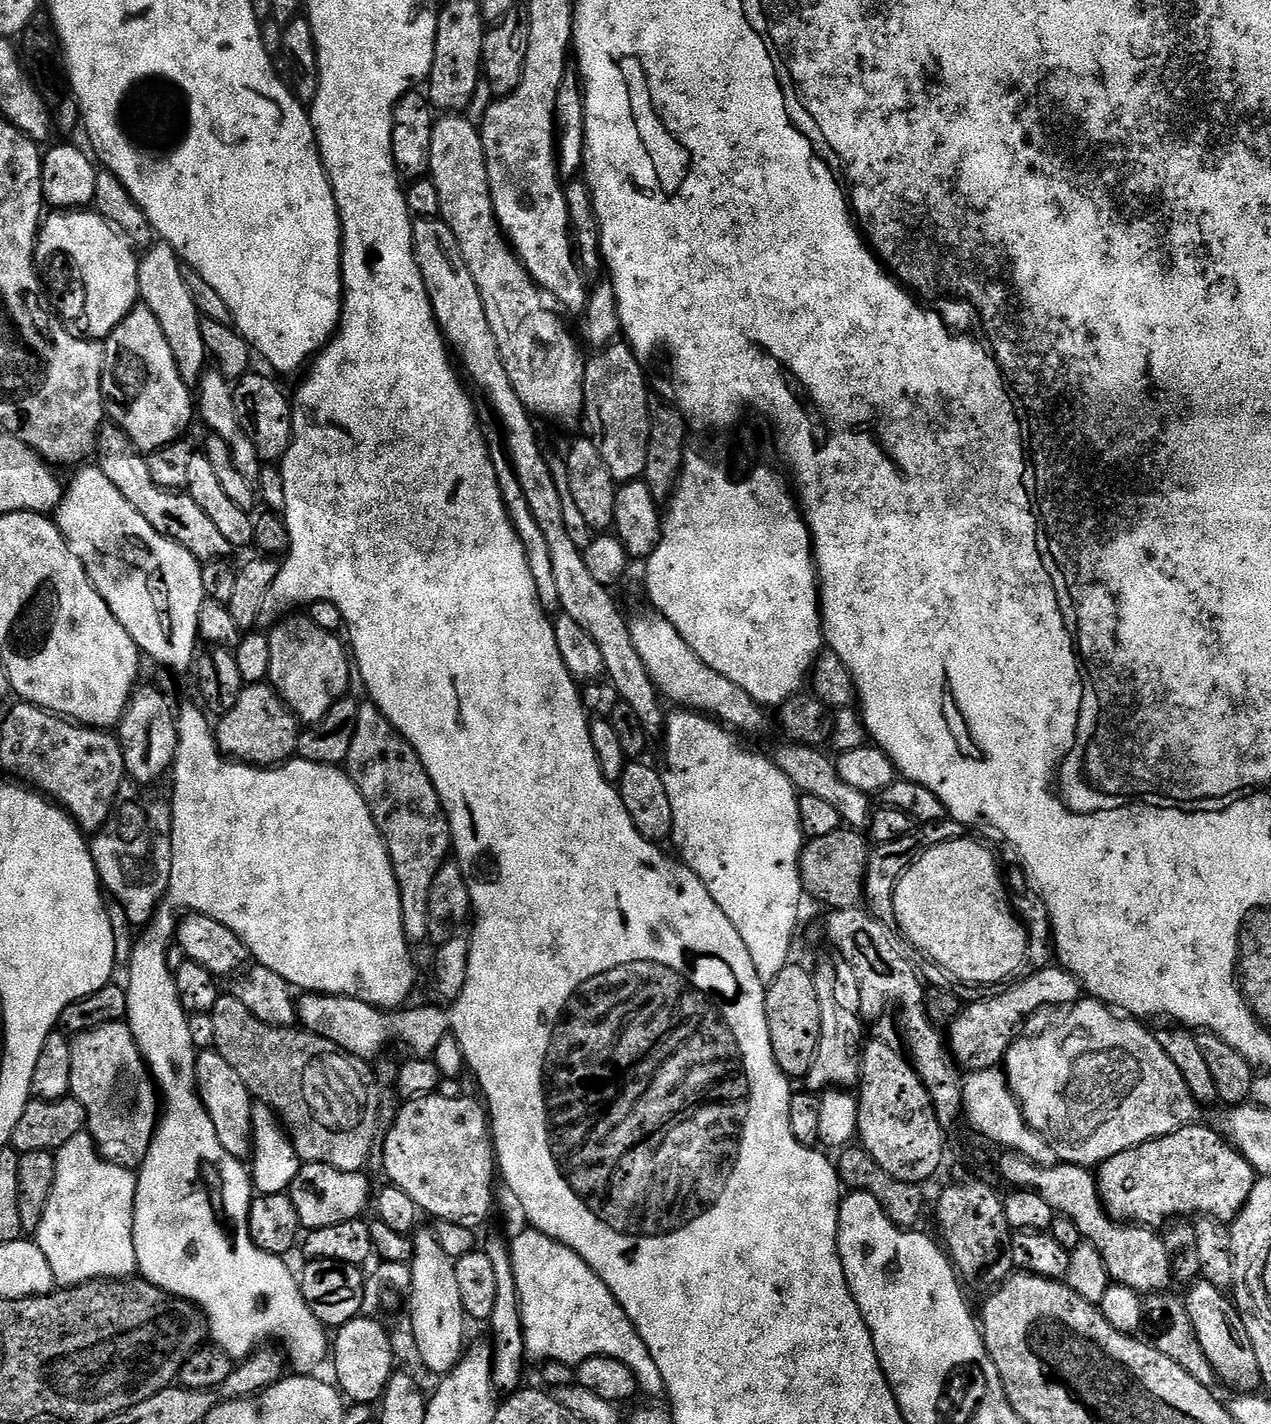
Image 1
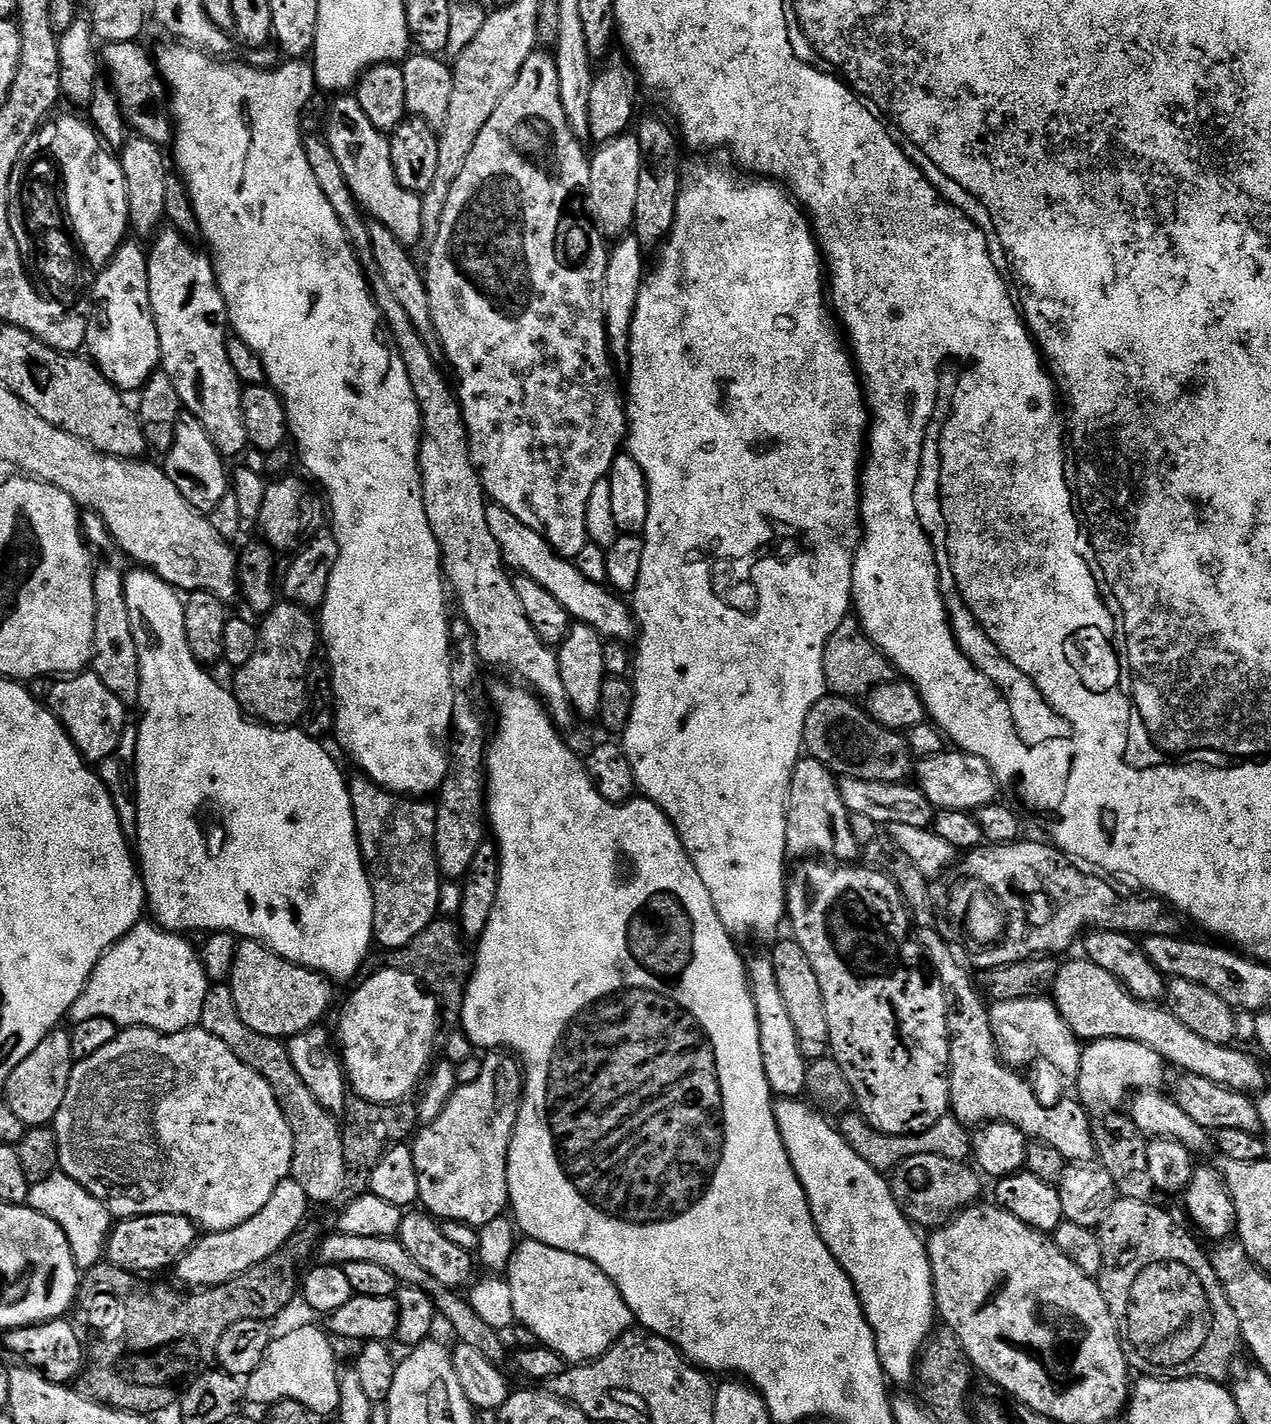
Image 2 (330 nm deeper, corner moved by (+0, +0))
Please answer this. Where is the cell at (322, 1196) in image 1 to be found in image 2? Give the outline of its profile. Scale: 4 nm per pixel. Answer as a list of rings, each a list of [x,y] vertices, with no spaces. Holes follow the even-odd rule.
[[[289,1178],[278,1182],[278,1190],[270,1194],[270,1202],[266,1202],[266,1206],[262,1206],[262,1210],[258,1210],[254,1218],[225,1232],[201,1235],[196,1245],[174,1265],[174,1273],[184,1283],[181,1285],[188,1290],[217,1288],[219,1284],[230,1282],[287,1249],[292,1237],[305,1227],[304,1219],[308,1216],[308,1208],[310,1209],[310,1201],[306,1190],[302,1190],[296,1180]]]

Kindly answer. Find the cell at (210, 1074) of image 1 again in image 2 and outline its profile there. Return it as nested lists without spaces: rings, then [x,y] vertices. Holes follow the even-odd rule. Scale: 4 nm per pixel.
[[[199,1026],[187,1028],[185,1032],[170,1033],[155,1032],[149,1028],[125,1028],[117,1031],[110,1046],[102,1046],[98,1054],[90,1054],[90,1058],[81,1060],[72,1067],[70,1086],[62,1101],[62,1110],[58,1110],[56,1115],[54,1131],[58,1138],[59,1171],[74,1178],[74,1182],[78,1182],[91,1196],[98,1198],[98,1202],[106,1206],[113,1218],[178,1214],[190,1218],[205,1233],[225,1232],[254,1218],[254,1214],[258,1214],[258,1210],[262,1210],[262,1206],[270,1202],[270,1194],[278,1190],[278,1182],[289,1179],[292,1171],[294,1138],[282,1114],[278,1098],[274,1098],[274,1090],[270,1090],[266,1078],[259,1076],[253,1068],[237,1058],[234,1050],[226,1046],[226,1042],[214,1038],[214,1034]]]

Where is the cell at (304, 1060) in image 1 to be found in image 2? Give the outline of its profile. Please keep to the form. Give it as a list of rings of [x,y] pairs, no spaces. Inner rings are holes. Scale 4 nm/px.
[[[218,984],[209,987],[206,994],[206,1002],[202,1002],[202,1014],[199,1027],[205,1028],[214,1038],[226,1042],[230,1050],[246,1066],[250,1066],[259,1076],[266,1078],[270,1090],[274,1090],[274,1098],[278,1098],[282,1114],[292,1131],[294,1138],[294,1154],[292,1155],[291,1179],[306,1190],[309,1201],[313,1205],[328,1204],[341,1195],[345,1195],[346,1189],[346,1162],[344,1161],[344,1137],[341,1125],[337,1117],[327,1112],[322,1105],[313,1098],[302,1078],[294,1070],[294,1066],[288,1061],[288,1049],[281,1041],[254,1034],[238,1018],[238,1010],[232,1004],[230,988],[228,984]]]

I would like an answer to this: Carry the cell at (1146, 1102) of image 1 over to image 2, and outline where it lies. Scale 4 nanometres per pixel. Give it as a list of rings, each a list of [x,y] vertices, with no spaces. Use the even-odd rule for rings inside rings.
[[[1094,1040],[1081,1051],[1080,1073],[1075,1091],[1081,1104],[1089,1109],[1116,1110],[1133,1090],[1156,1090],[1164,1080],[1166,1062],[1150,1046],[1133,1040]]]

